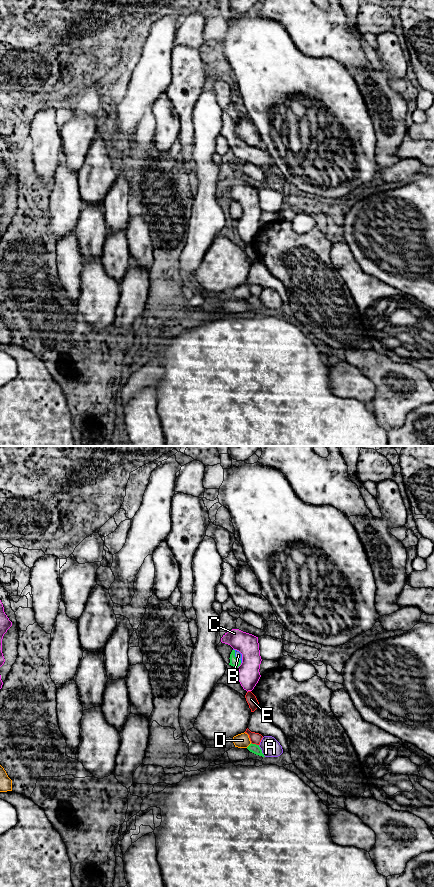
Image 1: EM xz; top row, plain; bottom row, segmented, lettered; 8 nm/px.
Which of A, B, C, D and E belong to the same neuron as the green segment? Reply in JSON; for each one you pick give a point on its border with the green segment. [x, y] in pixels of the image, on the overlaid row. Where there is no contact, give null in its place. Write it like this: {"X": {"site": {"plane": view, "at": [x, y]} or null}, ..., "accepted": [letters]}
{"B": {"site": {"plane": "xz", "at": [234, 656]}}, "accepted": ["B"]}

